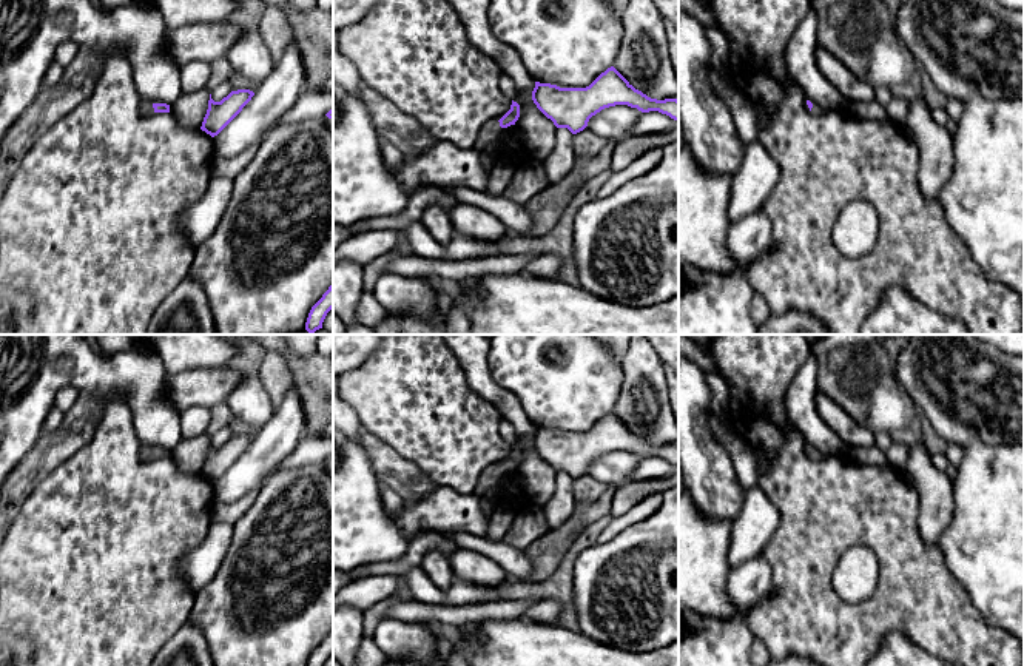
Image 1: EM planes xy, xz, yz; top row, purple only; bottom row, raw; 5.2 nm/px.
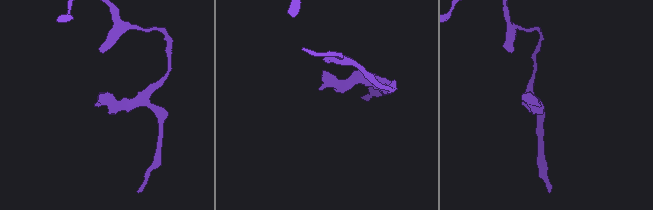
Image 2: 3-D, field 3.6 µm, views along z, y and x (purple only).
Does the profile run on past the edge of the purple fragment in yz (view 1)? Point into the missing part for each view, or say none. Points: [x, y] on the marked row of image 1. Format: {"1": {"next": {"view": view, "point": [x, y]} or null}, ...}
{"1": {"next": {"view": "yz", "point": [816, 110]}}}

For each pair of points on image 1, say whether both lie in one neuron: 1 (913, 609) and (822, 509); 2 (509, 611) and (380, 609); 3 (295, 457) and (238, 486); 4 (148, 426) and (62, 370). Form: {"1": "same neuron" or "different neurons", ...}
{"1": "same neuron", "2": "different neurons", "3": "different neurons", "4": "same neuron"}

